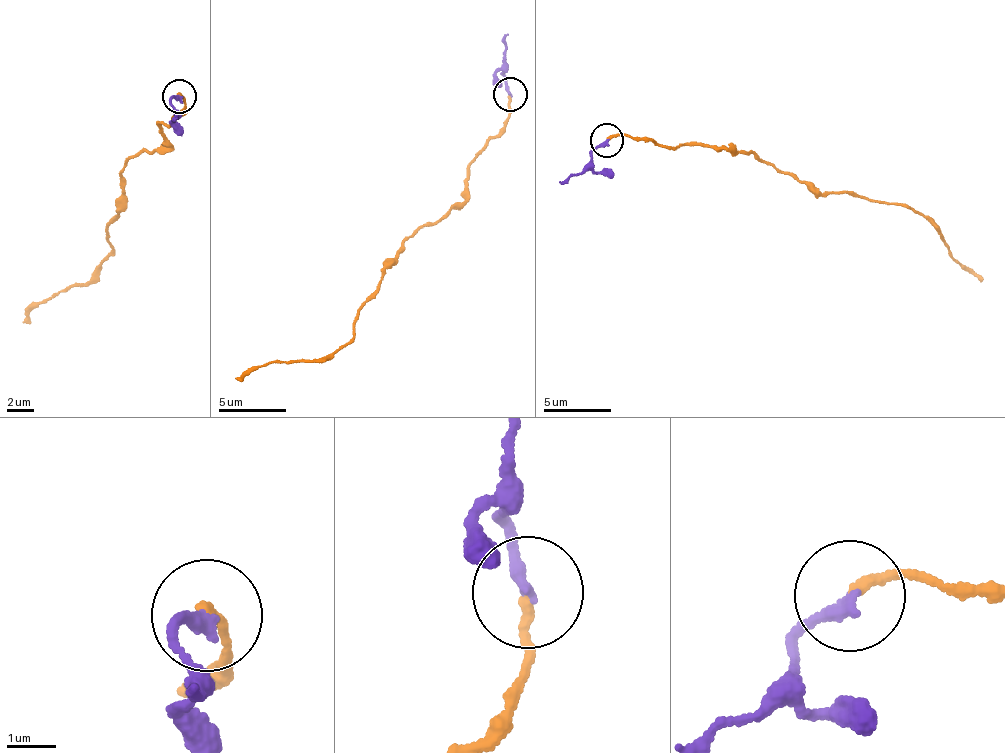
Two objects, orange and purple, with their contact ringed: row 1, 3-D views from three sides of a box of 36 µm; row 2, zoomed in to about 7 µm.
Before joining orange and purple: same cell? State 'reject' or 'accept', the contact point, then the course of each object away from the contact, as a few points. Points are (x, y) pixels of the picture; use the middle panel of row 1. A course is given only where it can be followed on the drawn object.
accept | (510, 94) | orange via (509, 93), (506, 126), (468, 165), (463, 198), (383, 270), (348, 342), (316, 359), (265, 365), (234, 377) | purple via (509, 93), (502, 69), (509, 34)

